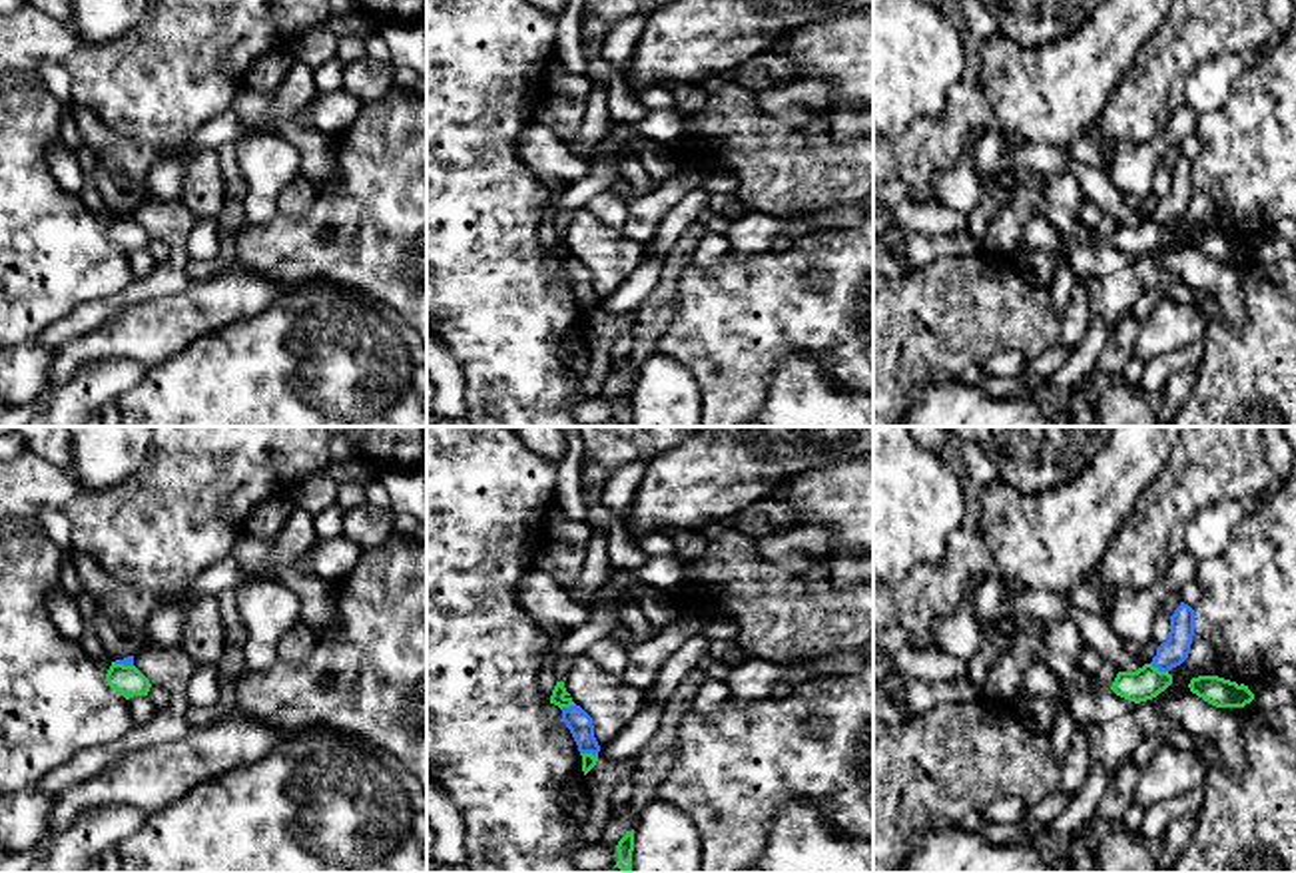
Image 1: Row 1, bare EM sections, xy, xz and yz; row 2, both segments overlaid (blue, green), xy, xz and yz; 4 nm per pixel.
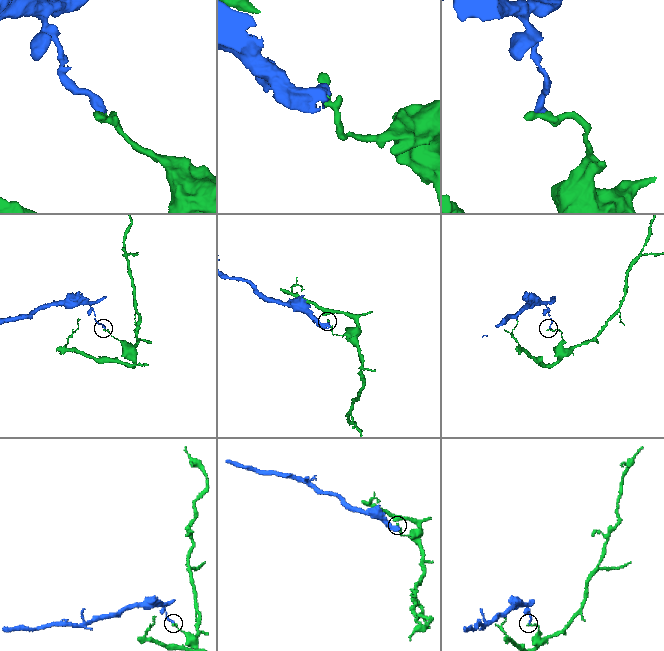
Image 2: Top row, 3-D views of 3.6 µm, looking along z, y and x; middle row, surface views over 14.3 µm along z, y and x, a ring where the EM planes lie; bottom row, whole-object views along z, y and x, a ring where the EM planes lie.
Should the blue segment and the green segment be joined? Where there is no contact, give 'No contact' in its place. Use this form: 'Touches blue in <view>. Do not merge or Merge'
Touches blue in xz. Do not merge

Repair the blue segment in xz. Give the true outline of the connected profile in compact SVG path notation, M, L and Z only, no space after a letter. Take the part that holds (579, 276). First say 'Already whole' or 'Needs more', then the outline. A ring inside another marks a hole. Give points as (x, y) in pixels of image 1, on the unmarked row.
Already whole. M580 259L562 261L562 275L570 283L580 307L598 309L600 299L594 291L592 271Z

